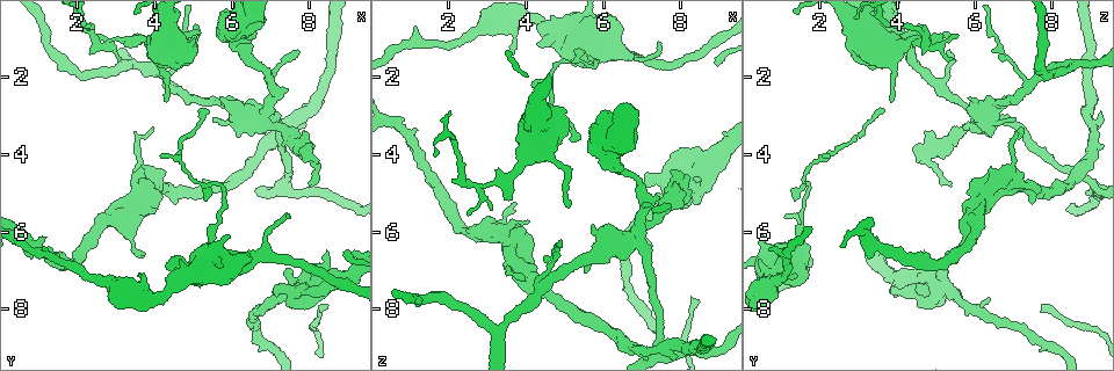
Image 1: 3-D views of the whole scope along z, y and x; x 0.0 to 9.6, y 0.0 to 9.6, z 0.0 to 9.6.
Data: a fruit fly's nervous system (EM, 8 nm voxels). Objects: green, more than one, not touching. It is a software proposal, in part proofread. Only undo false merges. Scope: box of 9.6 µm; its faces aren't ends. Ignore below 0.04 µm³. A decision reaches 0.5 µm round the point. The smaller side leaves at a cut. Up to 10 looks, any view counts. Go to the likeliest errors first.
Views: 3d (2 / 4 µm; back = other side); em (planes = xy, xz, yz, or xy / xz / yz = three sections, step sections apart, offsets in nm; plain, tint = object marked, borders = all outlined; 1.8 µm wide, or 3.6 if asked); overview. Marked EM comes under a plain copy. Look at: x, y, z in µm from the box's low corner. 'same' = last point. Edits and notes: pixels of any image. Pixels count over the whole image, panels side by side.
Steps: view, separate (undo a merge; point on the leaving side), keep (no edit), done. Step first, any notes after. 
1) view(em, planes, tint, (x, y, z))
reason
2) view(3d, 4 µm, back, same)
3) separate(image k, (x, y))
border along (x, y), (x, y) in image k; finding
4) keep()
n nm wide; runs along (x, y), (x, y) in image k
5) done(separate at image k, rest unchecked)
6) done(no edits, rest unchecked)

view(em, planes, tint, (6.80, 3.05, 6.10))
sudden change in width

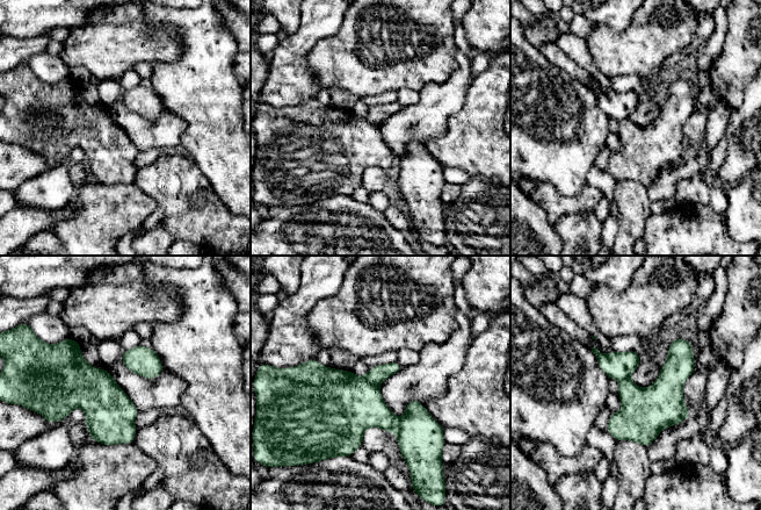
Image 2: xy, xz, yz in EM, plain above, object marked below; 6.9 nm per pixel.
separate(image 2, (364, 408))
two neurons meet here

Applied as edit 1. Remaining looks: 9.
view(em, xy, step 8, tint, (7.65, 7.40, 5.25))
calibre changes

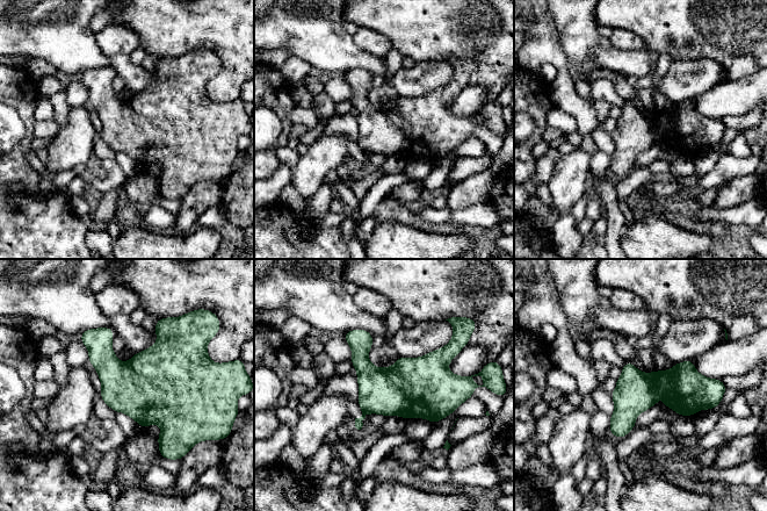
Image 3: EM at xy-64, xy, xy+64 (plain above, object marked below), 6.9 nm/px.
view(em, planes, borders, same)
cut it another way

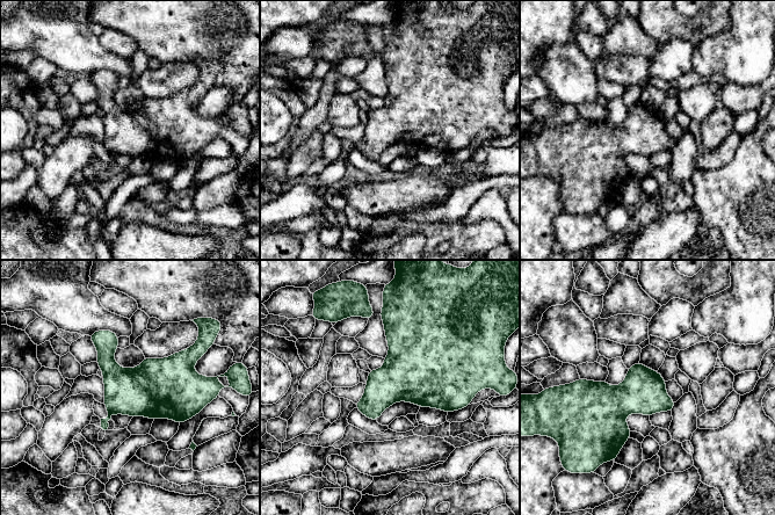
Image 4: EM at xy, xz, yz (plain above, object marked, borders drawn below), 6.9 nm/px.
keep()
320 nm wide; continuous, no second neuron

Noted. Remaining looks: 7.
view(3d, 4 µm, (6.10, 0.75, 3.90))
sudden change in width

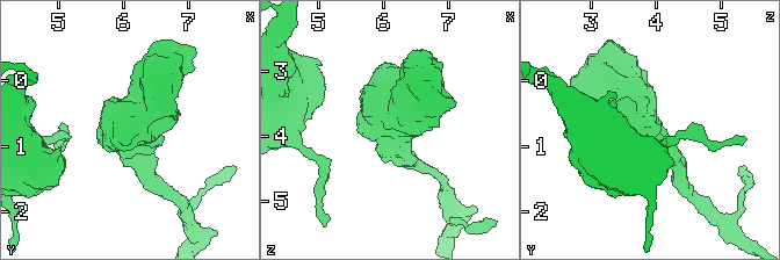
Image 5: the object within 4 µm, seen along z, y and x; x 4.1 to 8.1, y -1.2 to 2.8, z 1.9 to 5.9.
view(em, 3.6 µm, yz, step 8, tint, (6.05, 0.80, 3.85))
need the tissue

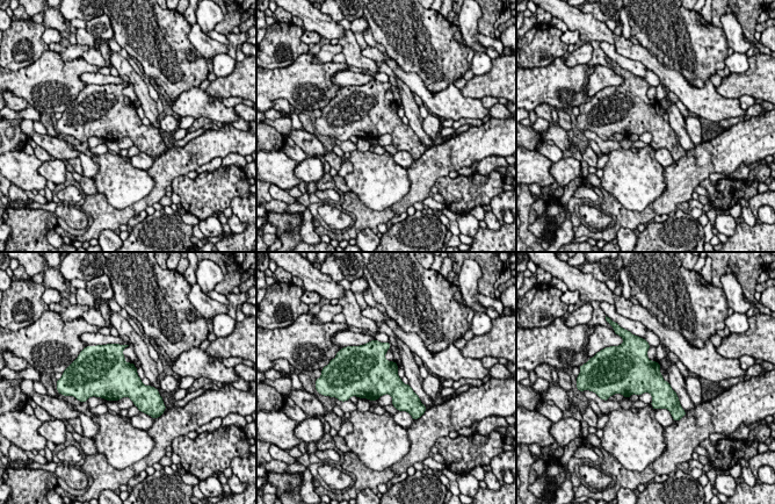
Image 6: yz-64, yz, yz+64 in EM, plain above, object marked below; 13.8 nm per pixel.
view(em, 3.6 µm, planes, tint, same)
cut it another way

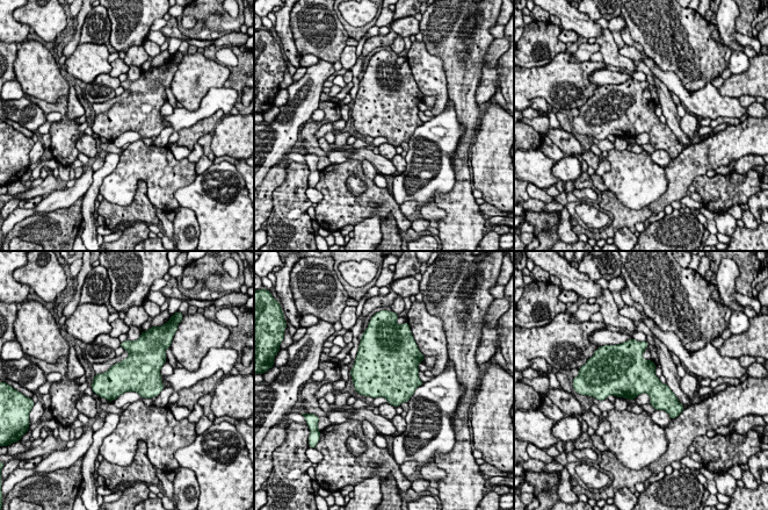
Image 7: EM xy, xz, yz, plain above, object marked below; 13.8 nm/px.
keep()
all the same neuron

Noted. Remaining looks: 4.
done(separate at image 2, rest unchecked)

